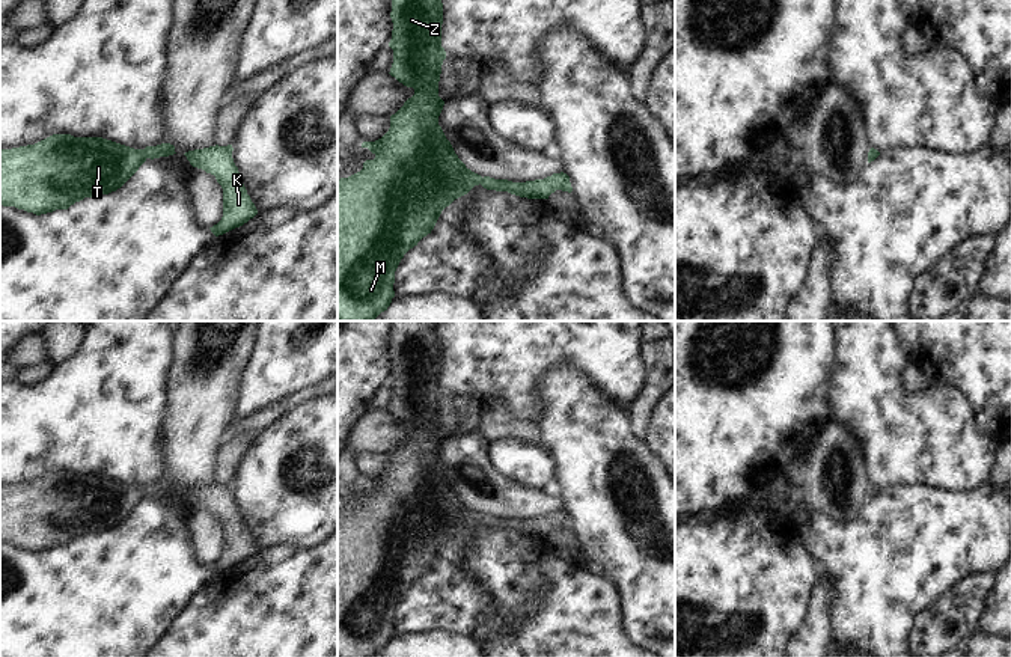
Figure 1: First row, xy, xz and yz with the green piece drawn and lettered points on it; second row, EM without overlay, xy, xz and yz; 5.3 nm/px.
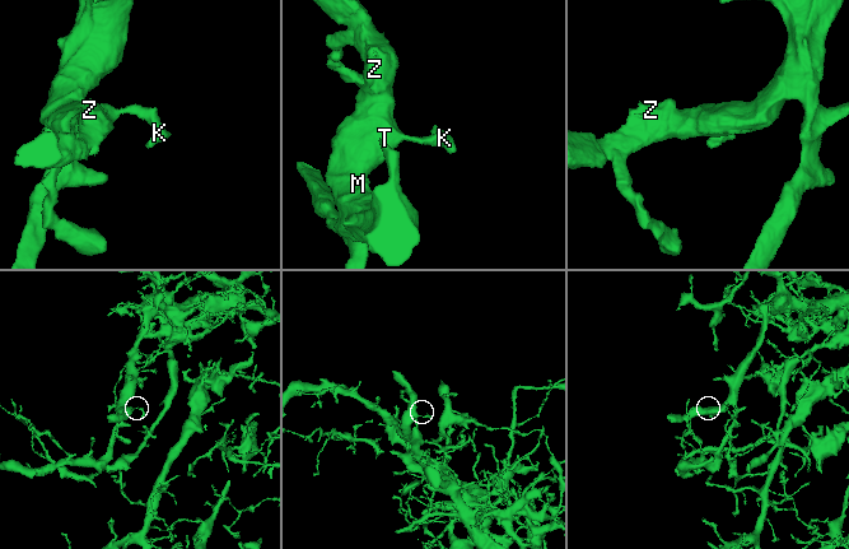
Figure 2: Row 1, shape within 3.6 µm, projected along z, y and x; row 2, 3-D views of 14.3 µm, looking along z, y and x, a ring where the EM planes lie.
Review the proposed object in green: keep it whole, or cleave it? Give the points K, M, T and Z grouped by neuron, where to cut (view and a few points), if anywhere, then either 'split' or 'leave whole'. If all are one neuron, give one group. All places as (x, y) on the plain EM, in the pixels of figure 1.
K M T Z; no cut; leave whole

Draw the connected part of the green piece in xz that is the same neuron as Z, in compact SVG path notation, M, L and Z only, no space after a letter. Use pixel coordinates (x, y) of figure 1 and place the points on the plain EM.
M395 321L390 350L393 401L389 411L413 425L414 432L390 454L390 466L381 476L362 481L375 496L366 497L360 509L338 517L338 657L375 657L387 648L395 634L395 609L404 592L431 571L446 544L475 523L527 536L548 536L556 527L573 529L570 514L564 509L512 520L482 515L458 496L438 463L444 443L438 434L446 396L441 384L443 341L437 322L420 324L419 328L408 327L407 321Z

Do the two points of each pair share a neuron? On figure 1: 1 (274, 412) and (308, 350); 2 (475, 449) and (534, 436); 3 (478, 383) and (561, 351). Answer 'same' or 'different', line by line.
1: different
2: different
3: same

